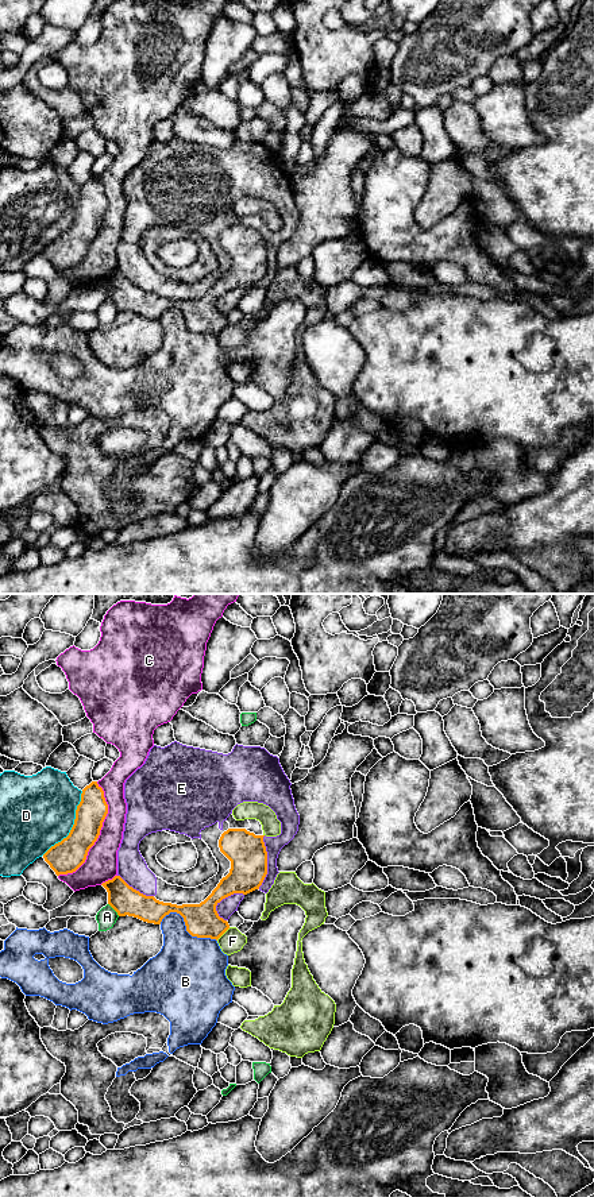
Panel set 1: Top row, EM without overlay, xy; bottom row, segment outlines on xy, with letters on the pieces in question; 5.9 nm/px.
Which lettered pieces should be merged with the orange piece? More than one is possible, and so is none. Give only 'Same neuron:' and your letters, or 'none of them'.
Same neuron: none of them

